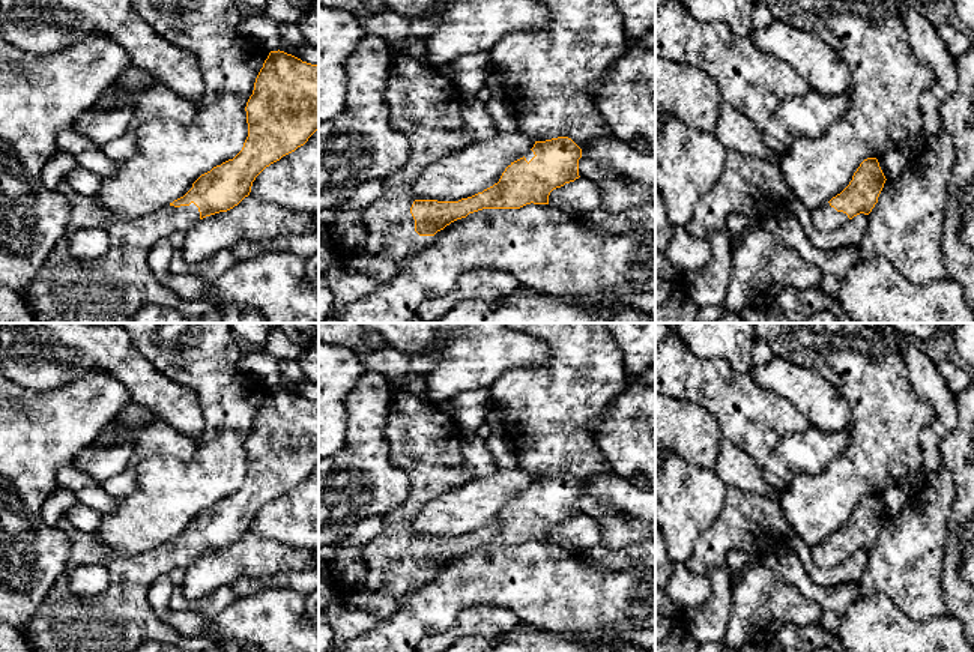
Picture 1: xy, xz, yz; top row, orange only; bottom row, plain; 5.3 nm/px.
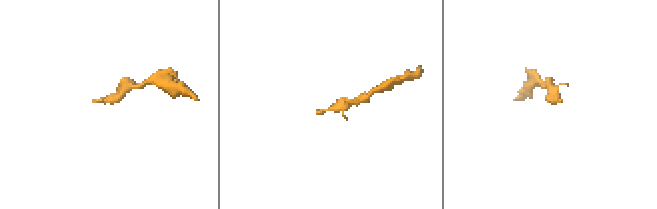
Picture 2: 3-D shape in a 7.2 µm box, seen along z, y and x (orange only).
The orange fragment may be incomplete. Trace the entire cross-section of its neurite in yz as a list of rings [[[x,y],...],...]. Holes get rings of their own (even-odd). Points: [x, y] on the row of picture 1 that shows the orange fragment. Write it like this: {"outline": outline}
{"outline": [[[864,159],[840,194],[810,210],[813,227],[827,233],[840,228],[860,213],[869,215],[878,203],[885,180],[878,159]]]}

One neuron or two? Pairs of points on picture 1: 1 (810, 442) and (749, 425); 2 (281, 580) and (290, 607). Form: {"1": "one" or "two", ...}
{"1": "two", "2": "two"}

